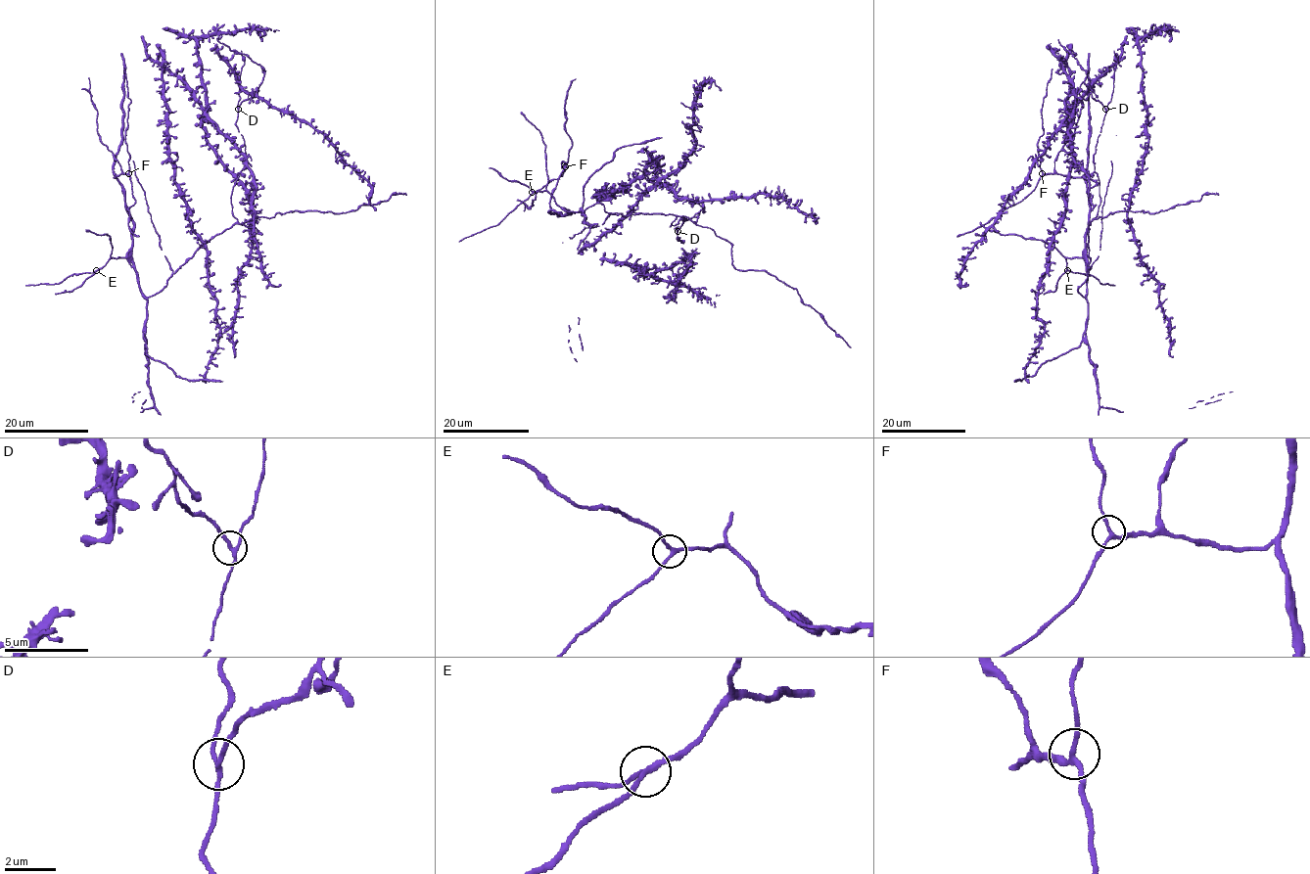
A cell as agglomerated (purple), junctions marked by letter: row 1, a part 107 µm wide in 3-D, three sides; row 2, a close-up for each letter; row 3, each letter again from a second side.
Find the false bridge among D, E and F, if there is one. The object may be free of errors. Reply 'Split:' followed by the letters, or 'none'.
Split: D

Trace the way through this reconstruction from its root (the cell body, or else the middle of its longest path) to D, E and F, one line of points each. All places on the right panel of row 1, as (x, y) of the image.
D: (1036, 372), (1085, 338), (1087, 299), (1077, 288), (1087, 278), (1089, 223), (1100, 204), (1094, 154), (1104, 109)
E: (1036, 372), (1046, 361), (1075, 348), (1085, 338), (1086, 262), (1082, 257), (1067, 257), (1067, 270)
F: (1036, 372), (1046, 361), (1080, 344), (1085, 338), (1087, 317), (1087, 182), (1083, 176), (1042, 173)

